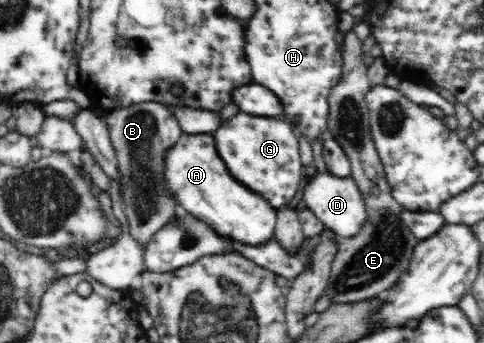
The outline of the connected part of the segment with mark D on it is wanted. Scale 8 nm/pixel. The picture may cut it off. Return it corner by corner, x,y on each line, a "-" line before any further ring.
328,172
316,173
304,187
303,199
307,209
311,210
327,228
332,229
339,238
356,236
367,219
365,202
354,179
340,178

